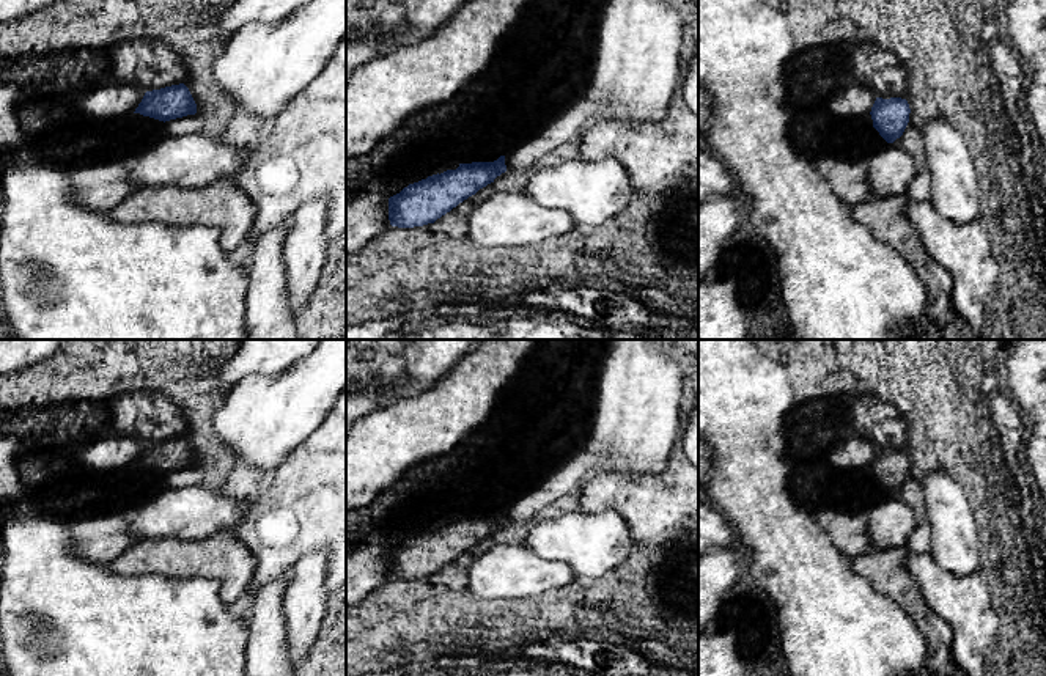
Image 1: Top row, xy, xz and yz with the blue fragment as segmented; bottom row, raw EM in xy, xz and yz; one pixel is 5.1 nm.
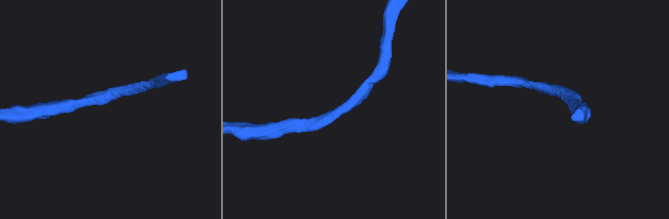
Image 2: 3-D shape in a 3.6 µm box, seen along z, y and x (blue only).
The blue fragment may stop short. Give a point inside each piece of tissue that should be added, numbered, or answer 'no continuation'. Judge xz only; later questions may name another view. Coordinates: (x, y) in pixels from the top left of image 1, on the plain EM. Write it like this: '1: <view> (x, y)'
no continuation

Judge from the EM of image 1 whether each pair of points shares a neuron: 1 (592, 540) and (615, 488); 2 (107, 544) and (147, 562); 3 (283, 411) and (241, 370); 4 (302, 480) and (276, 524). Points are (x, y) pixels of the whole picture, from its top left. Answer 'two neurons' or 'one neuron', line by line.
1: two neurons
2: two neurons
3: two neurons
4: one neuron

